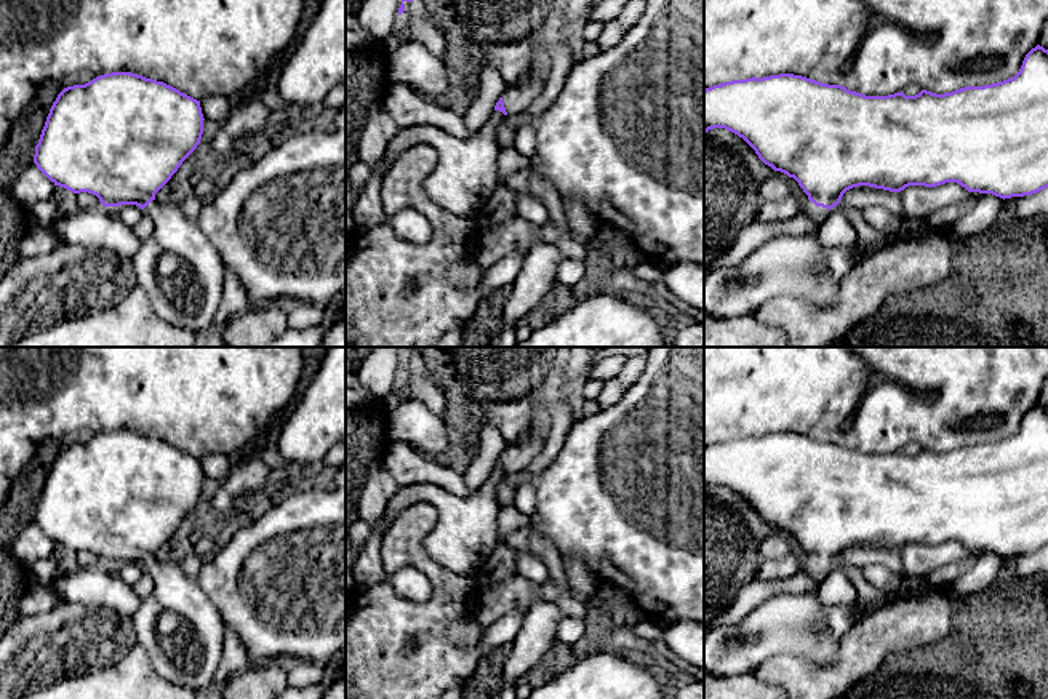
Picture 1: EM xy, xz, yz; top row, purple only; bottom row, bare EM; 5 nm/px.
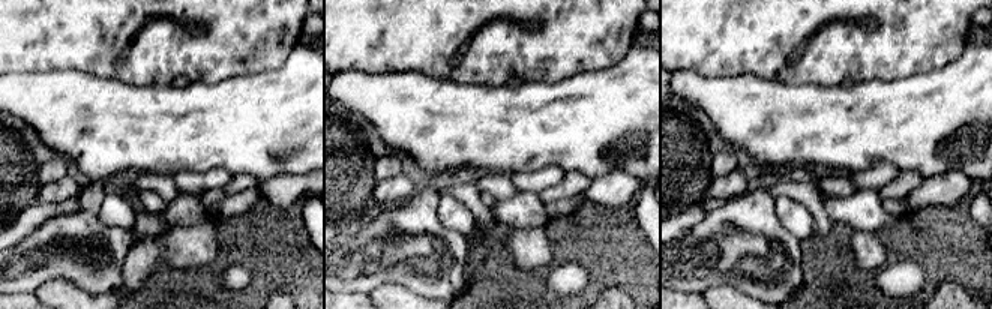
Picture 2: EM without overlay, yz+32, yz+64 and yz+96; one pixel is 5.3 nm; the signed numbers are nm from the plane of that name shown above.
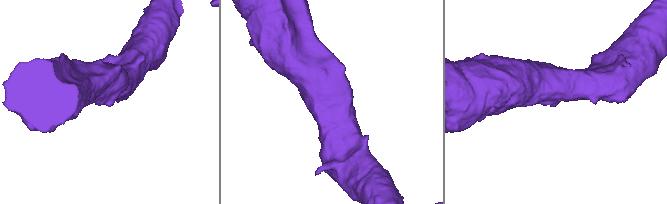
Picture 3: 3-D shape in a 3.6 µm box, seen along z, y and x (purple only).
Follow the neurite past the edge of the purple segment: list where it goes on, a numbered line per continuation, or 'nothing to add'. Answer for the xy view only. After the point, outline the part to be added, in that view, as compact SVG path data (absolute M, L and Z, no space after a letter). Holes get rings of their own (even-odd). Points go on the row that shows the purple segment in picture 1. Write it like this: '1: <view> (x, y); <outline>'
1: xy (183, 274); M152 200L144 208L144 214L154 221L154 232L133 256L138 285L165 322L195 333L211 330L222 299L226 274L218 250L198 222L186 218L178 205Z

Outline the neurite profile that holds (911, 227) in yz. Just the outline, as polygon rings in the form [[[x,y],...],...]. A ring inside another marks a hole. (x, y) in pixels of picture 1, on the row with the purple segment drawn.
[[[902,218],[896,232],[896,238],[922,238],[931,230],[933,227],[930,226],[928,219]]]

